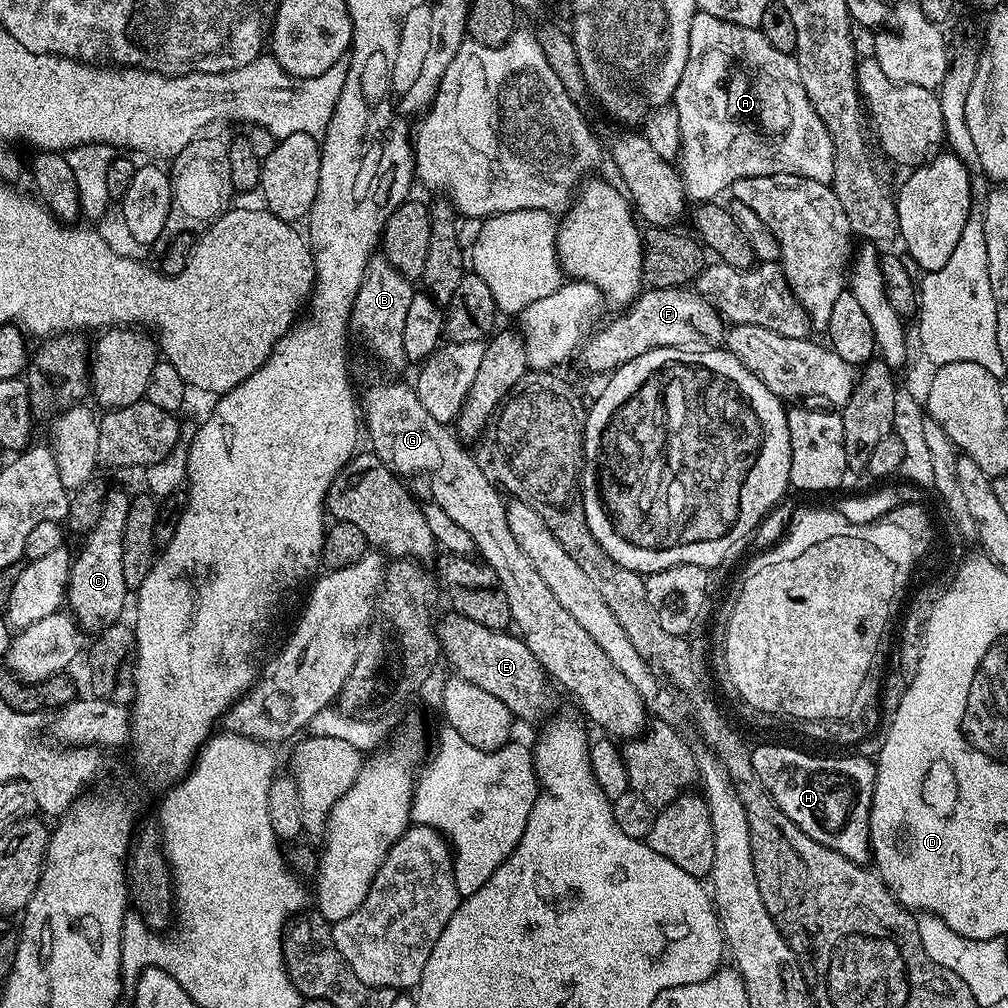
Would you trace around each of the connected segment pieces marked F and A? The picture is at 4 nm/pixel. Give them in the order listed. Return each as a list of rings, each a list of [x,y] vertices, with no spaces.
[[[651,288],[641,291],[640,295],[627,307],[626,312],[620,315],[618,318],[614,319],[610,324],[606,325],[602,330],[597,329],[583,344],[580,350],[580,355],[582,354],[583,364],[592,372],[604,372],[603,374],[615,371],[616,368],[625,364],[628,361],[632,361],[636,357],[640,357],[642,354],[649,352],[652,349],[660,348],[697,348],[703,350],[705,348],[717,348],[725,341],[726,333],[726,322],[720,312],[713,307],[711,301],[705,299],[704,296],[700,295],[695,291],[683,288]]]
[[[697,11],[695,18],[690,22],[690,50],[686,58],[686,70],[682,70],[682,82],[678,82],[676,87],[674,106],[678,110],[678,126],[680,127],[678,171],[689,201],[715,201],[719,197],[716,195],[719,192],[727,193],[732,184],[738,182],[738,178],[754,178],[766,174],[794,174],[795,176],[805,176],[811,180],[817,180],[823,184],[828,184],[832,179],[836,165],[836,151],[822,118],[818,118],[818,114],[802,86],[796,57],[793,53],[783,52],[774,46],[770,46],[770,42],[759,28],[738,26],[734,22],[726,22],[722,18],[714,18],[714,14]]]

